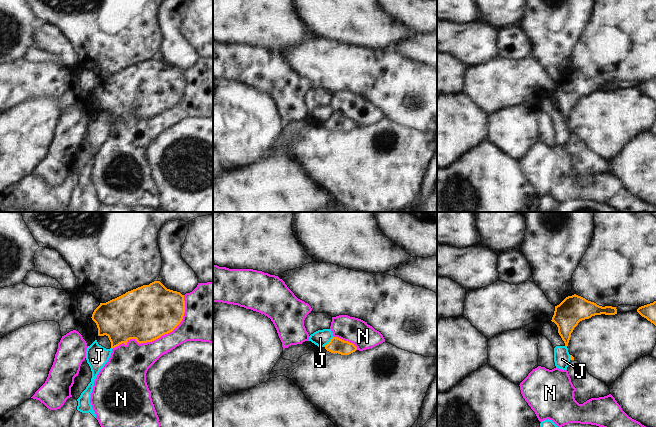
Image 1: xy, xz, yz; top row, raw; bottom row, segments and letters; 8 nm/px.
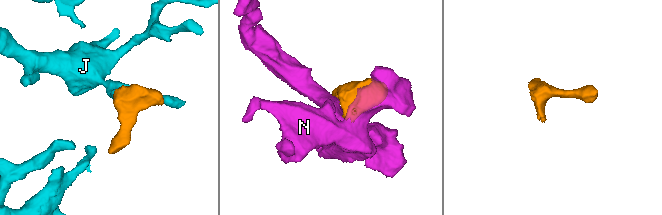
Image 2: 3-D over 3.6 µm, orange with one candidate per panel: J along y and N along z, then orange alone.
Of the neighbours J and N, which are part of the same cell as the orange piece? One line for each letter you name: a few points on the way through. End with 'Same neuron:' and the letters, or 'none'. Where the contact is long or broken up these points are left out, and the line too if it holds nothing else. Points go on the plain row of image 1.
Same neuron: none

